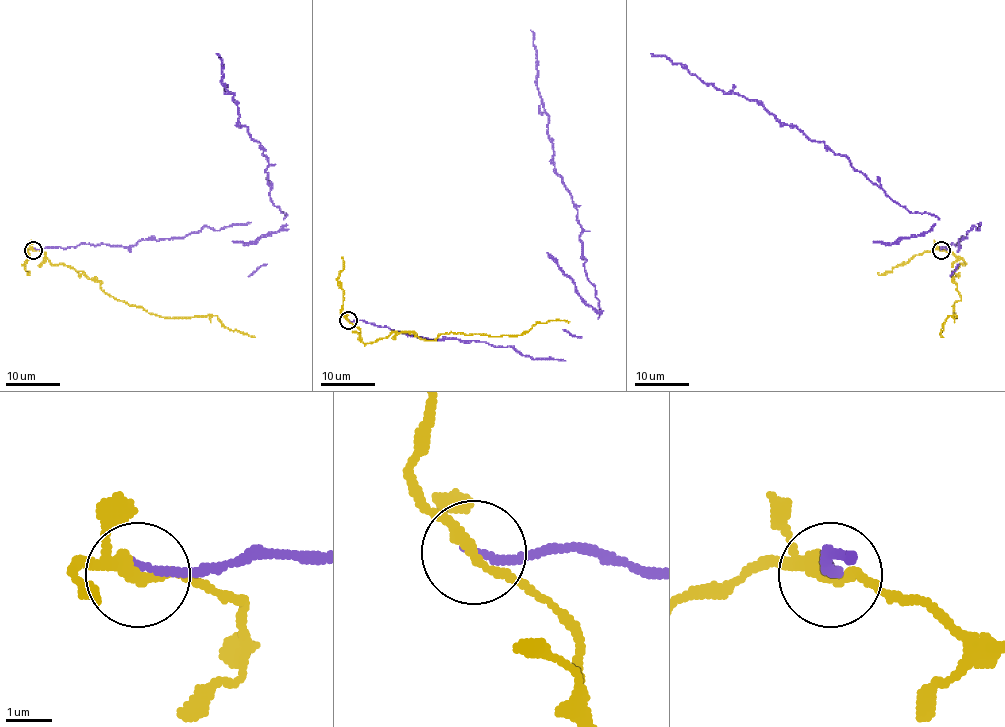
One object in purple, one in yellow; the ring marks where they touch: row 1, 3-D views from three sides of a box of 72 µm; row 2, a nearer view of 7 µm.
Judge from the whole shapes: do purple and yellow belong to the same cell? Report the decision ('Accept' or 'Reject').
Reject

